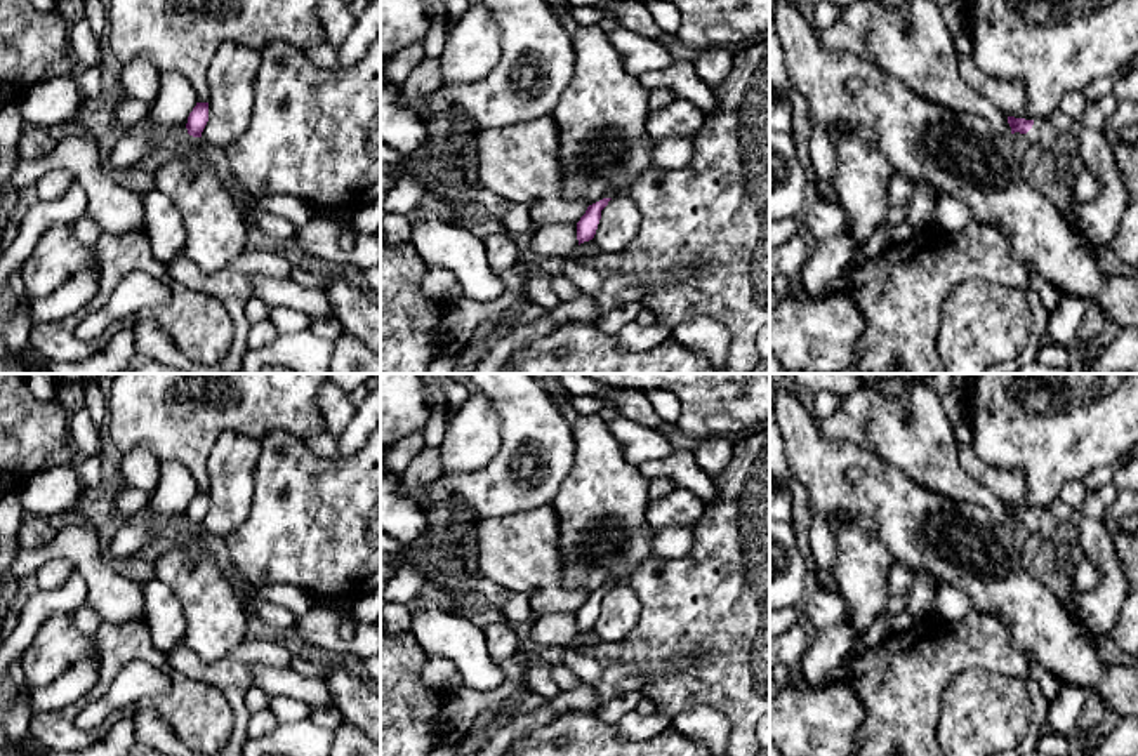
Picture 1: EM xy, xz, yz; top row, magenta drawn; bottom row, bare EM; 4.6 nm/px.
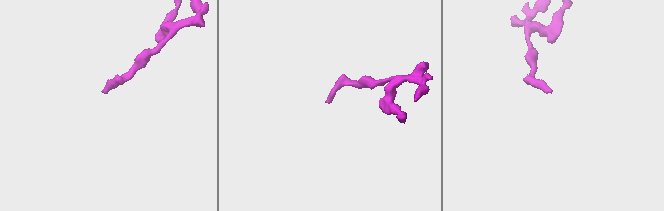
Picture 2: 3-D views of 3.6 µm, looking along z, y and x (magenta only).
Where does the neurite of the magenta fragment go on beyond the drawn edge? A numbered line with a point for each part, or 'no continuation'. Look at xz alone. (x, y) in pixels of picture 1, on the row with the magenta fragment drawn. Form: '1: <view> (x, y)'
no continuation

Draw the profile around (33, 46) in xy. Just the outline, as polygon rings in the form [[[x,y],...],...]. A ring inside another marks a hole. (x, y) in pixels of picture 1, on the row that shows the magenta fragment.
[[[0,0],[0,108],[43,80],[76,71],[68,24],[57,10],[40,12],[30,0]]]

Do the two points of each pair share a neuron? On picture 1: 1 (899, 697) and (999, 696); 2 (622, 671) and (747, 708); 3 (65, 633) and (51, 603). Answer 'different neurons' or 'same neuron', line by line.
1: different neurons
2: different neurons
3: different neurons

